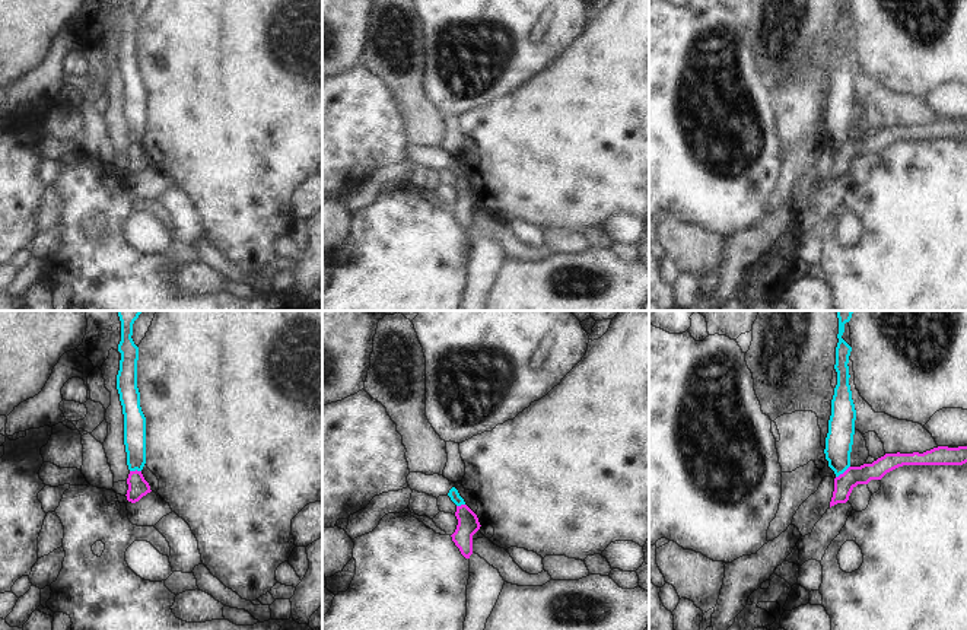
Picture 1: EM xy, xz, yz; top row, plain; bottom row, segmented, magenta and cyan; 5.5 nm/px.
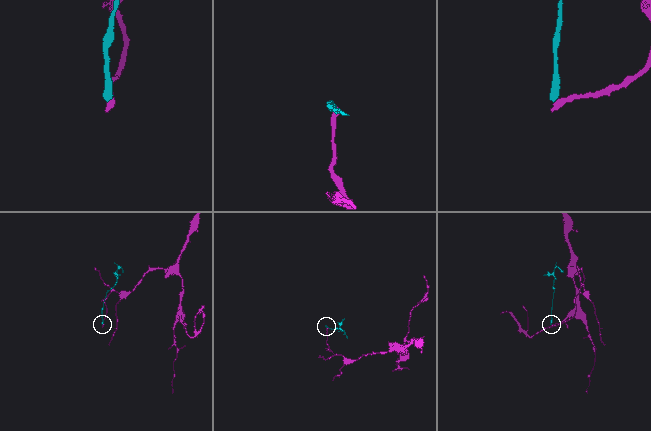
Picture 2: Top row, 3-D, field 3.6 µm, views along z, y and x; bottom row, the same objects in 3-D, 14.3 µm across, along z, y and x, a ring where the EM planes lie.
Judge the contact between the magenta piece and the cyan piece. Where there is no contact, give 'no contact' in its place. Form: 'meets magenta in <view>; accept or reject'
meets magenta in yz; reject

